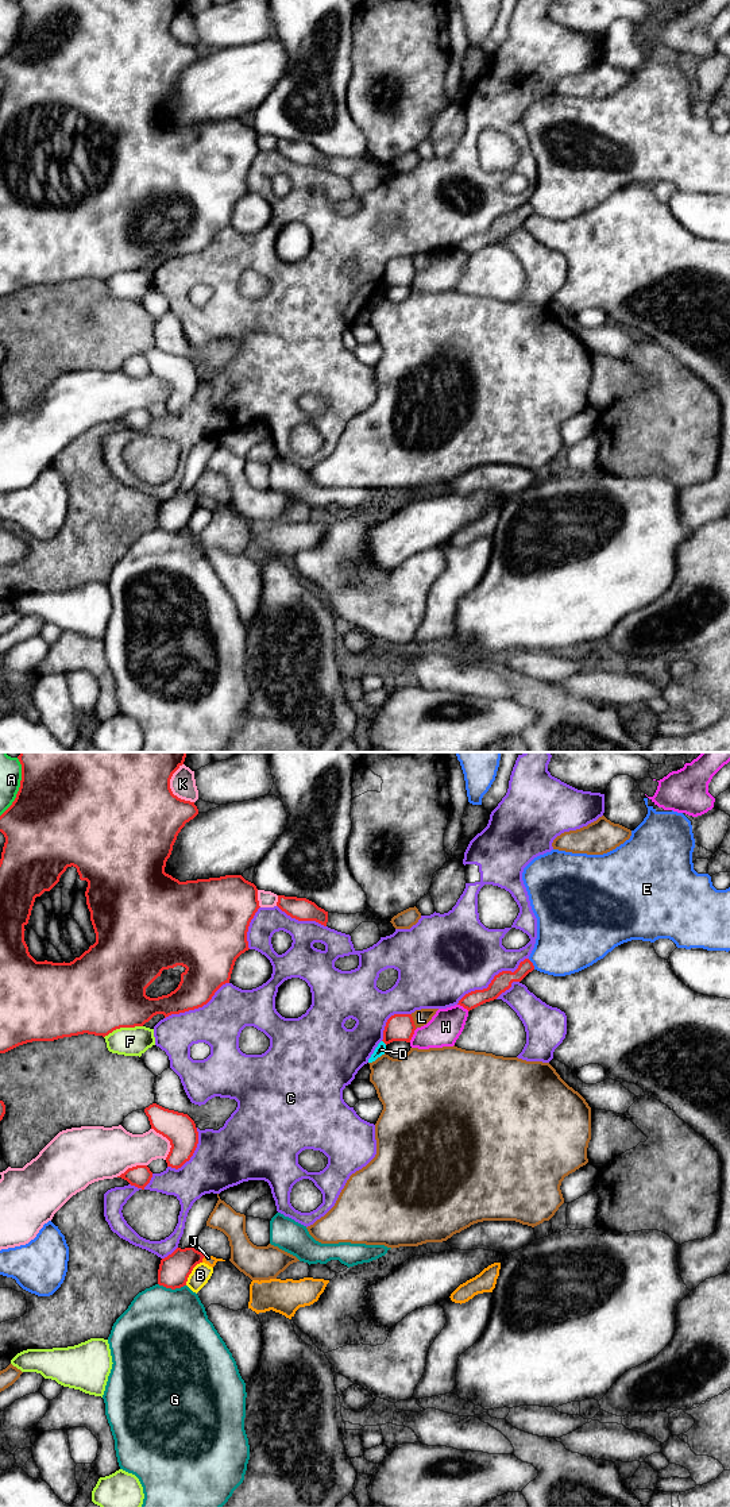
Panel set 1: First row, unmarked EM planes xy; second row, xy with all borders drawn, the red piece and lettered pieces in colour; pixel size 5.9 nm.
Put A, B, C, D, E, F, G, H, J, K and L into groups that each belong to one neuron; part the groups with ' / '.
A / B / C / D / E / F / G / H / J / K / L

